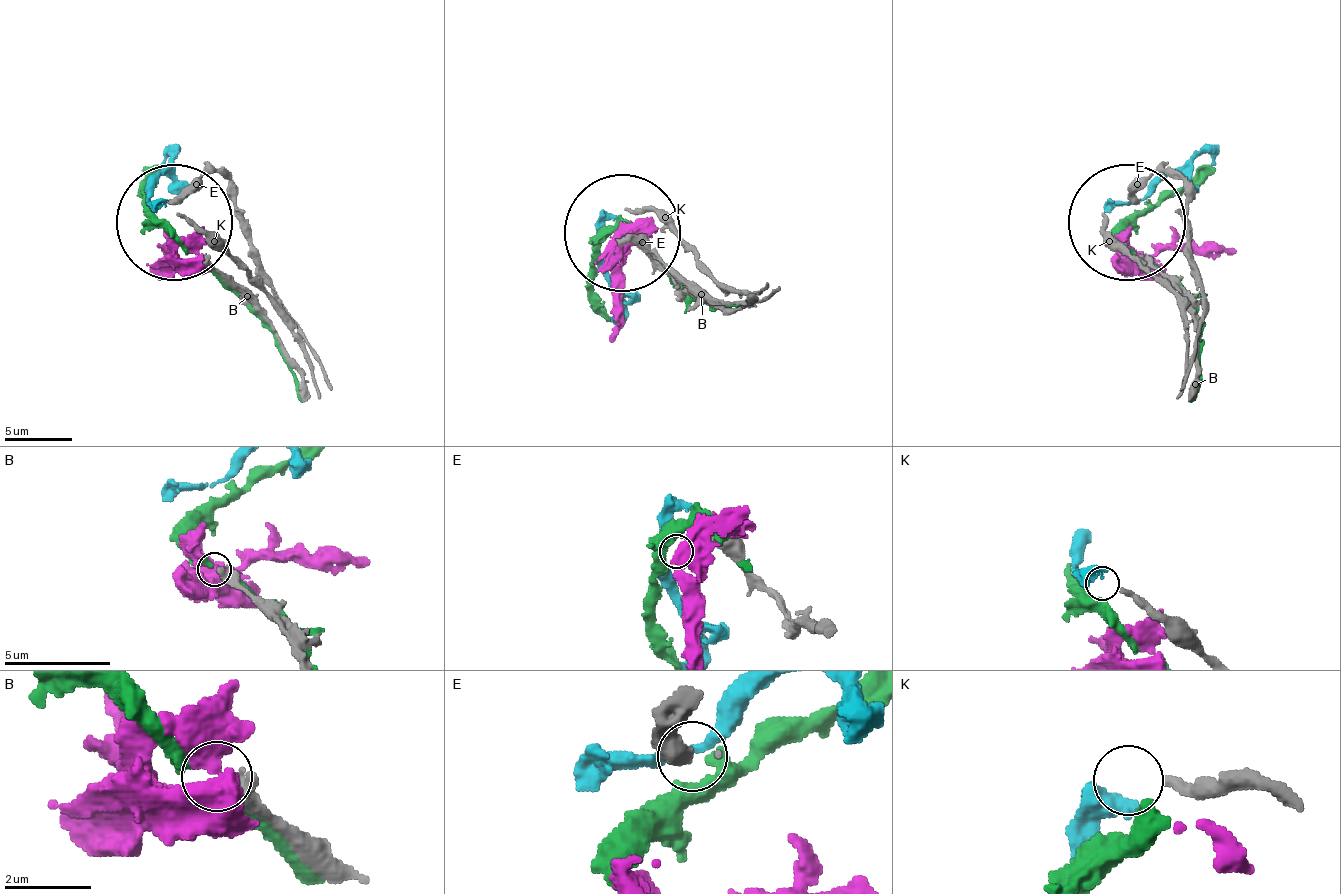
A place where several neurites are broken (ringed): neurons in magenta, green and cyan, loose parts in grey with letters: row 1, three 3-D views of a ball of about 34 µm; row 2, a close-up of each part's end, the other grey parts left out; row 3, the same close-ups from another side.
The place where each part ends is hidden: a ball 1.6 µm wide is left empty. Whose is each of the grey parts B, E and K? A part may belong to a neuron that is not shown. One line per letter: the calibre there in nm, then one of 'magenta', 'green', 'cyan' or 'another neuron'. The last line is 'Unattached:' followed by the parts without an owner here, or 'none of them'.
B: 380 nm | magenta
E: 440 nm | another neuron
K: 240 nm | cyan
Unattached: E

